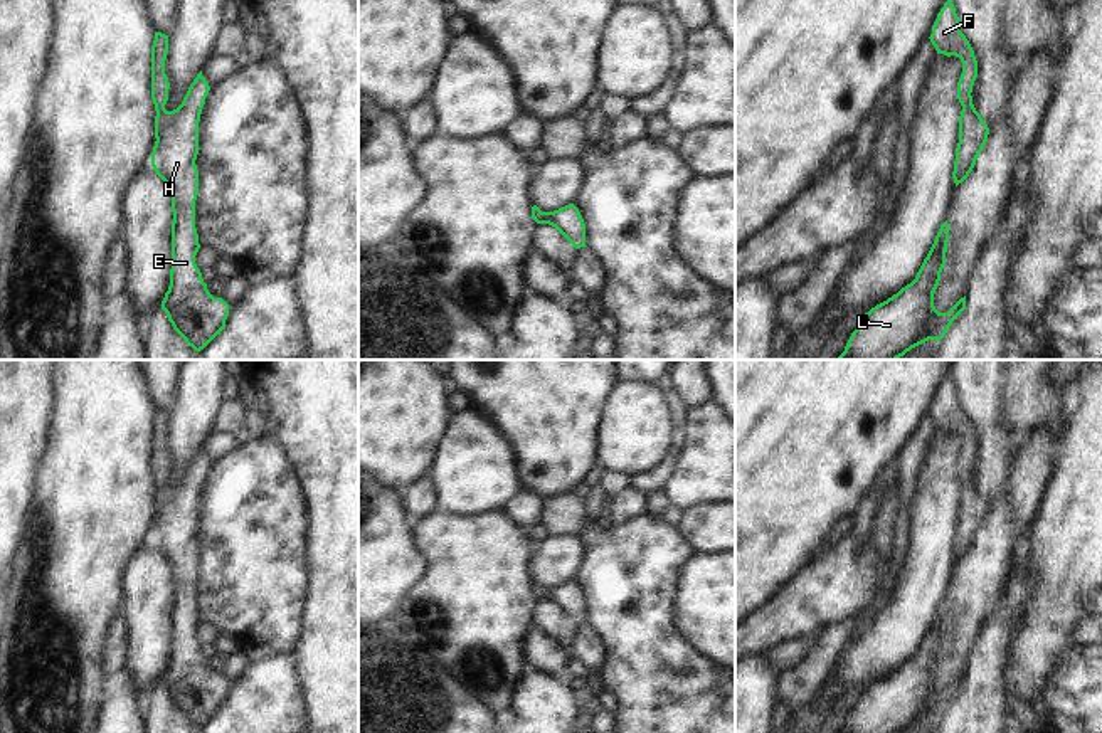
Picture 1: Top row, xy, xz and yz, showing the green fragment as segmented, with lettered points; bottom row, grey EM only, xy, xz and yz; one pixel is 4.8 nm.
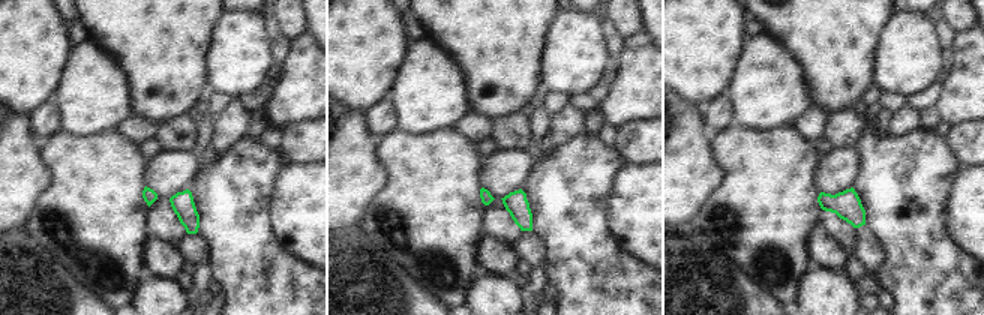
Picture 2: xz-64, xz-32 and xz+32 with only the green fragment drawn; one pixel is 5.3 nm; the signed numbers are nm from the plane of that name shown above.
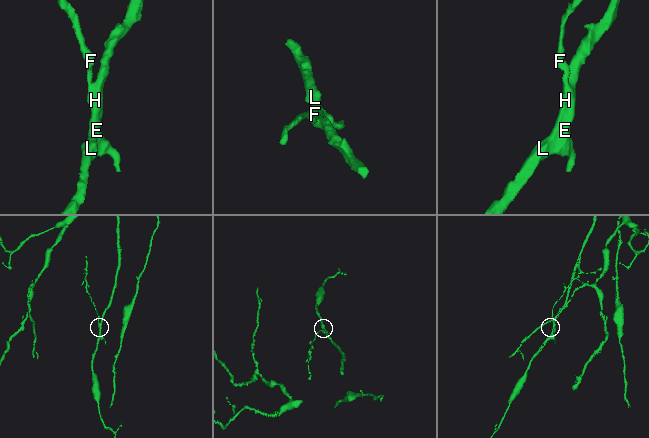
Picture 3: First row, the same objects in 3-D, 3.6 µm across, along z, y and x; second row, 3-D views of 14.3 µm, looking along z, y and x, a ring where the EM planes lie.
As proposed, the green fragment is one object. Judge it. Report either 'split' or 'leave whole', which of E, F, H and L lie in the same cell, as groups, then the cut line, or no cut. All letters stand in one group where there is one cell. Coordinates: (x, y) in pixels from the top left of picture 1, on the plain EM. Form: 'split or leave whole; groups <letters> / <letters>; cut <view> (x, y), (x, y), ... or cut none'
leave whole; groups E F H L; cut none

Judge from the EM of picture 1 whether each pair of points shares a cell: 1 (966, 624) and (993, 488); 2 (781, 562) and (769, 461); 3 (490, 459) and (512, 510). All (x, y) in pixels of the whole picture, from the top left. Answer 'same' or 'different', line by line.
1: different
2: same
3: different

